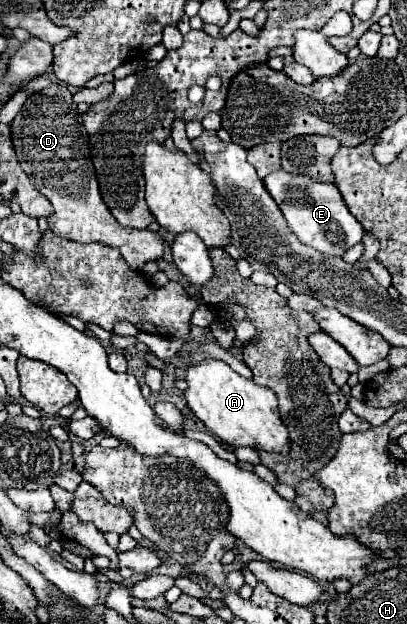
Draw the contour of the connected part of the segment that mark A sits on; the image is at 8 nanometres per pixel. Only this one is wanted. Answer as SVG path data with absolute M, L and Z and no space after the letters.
M221 360L191 362L185 368L187 390L183 392L187 408L229 446L251 446L269 452L289 450L289 434L277 410L277 396L267 386L257 386L253 380L239 376Z

